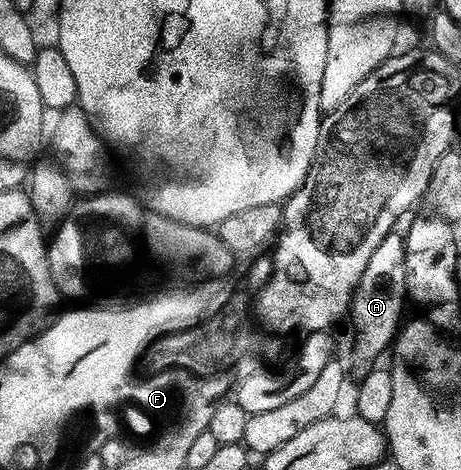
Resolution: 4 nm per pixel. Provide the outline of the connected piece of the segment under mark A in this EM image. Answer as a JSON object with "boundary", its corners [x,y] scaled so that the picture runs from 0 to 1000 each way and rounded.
{"boundary":[[[857,489],[835,502],[798,553],[759,645],[755,677],[764,681],[768,723],[759,740],[731,751],[729,764],[766,811],[794,802],[818,764],[848,738],[876,677],[885,628],[881,509],[870,491]]]}

